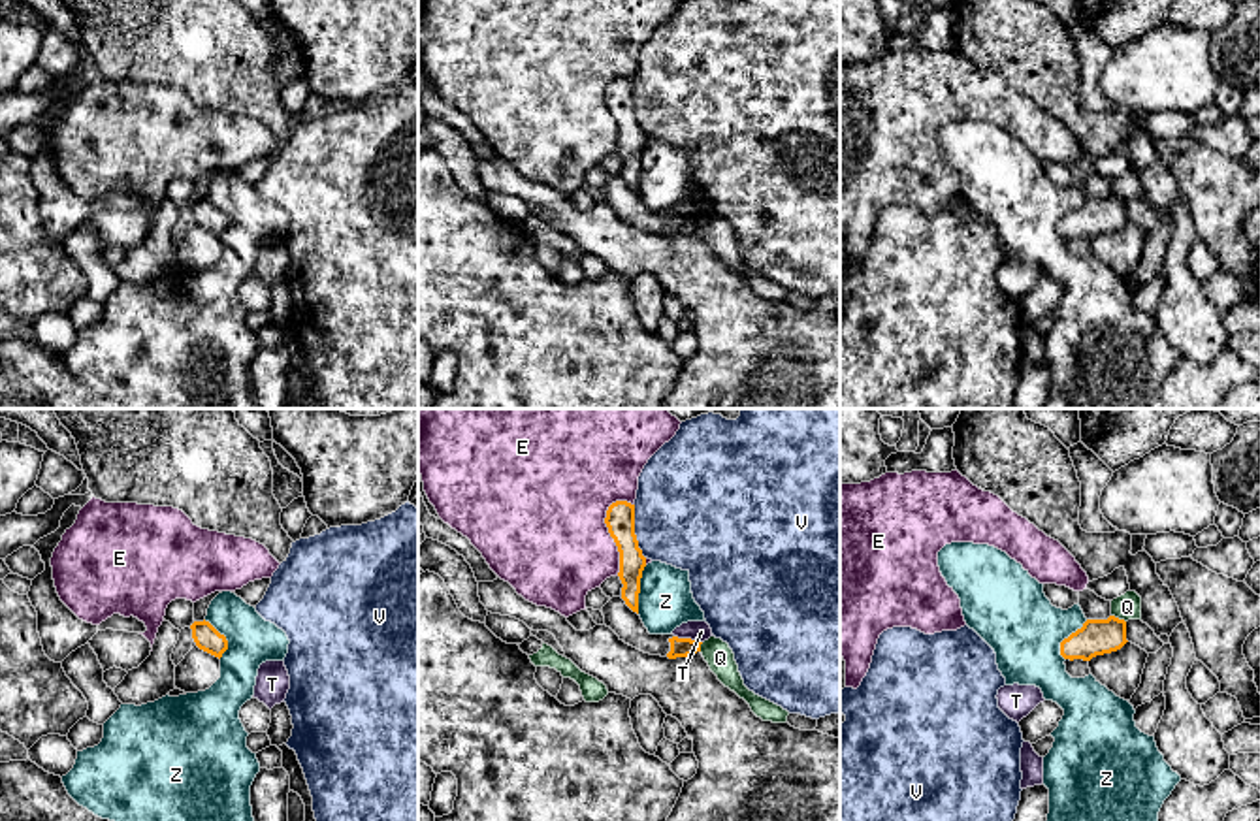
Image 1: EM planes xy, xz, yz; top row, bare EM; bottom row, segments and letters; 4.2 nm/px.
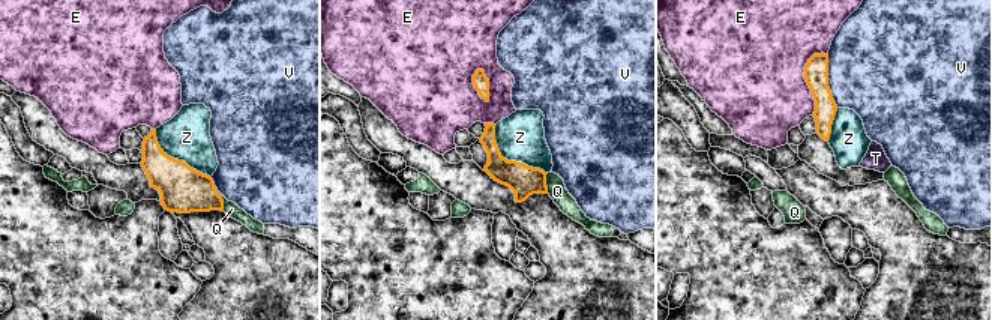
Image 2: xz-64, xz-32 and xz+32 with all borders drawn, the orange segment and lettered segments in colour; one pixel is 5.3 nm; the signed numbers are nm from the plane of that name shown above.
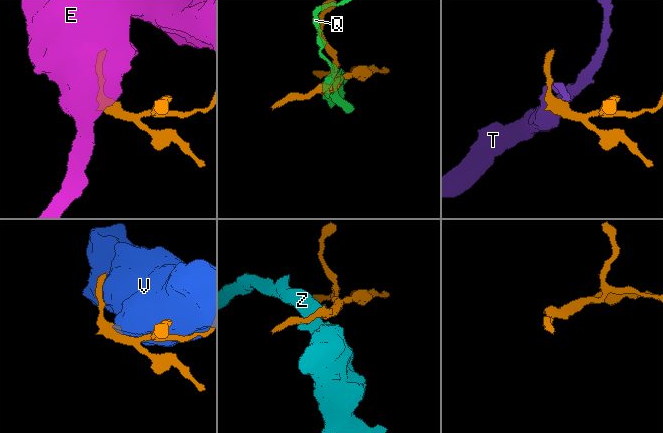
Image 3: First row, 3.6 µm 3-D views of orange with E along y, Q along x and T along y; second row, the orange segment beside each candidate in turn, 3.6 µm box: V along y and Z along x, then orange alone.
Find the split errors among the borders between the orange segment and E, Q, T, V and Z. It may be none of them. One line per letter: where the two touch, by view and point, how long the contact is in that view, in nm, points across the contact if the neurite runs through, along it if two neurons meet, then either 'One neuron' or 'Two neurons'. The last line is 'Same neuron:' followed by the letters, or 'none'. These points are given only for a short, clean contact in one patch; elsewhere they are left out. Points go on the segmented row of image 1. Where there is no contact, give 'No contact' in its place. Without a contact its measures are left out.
E: Touches orange at xz (609, 531). Shared border 340 nm. Two neurons
Q: Touches orange at yz (1117, 618). Shared border 70 nm. Two neurons
T: Touches orange at xz (688, 639). Shared border 120 nm. Boundary: xz (675, 635), (701, 643). Two neurons
V: Touches orange at xz (633, 531). Shared border 240 nm. Two neurons
Z: Touches orange at xz (639, 590). Shared border 220 nm. Two neurons
Same neuron: none

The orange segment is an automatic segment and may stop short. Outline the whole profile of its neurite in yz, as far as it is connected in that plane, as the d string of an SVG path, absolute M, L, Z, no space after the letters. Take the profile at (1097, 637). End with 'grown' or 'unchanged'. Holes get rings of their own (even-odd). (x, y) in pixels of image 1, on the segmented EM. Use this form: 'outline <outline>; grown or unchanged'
outline M1115 616L1107 620L1087 620L1081 629L1060 642L1060 655L1070 661L1090 661L1096 655L1121 650L1126 642L1124 620Z; unchanged

